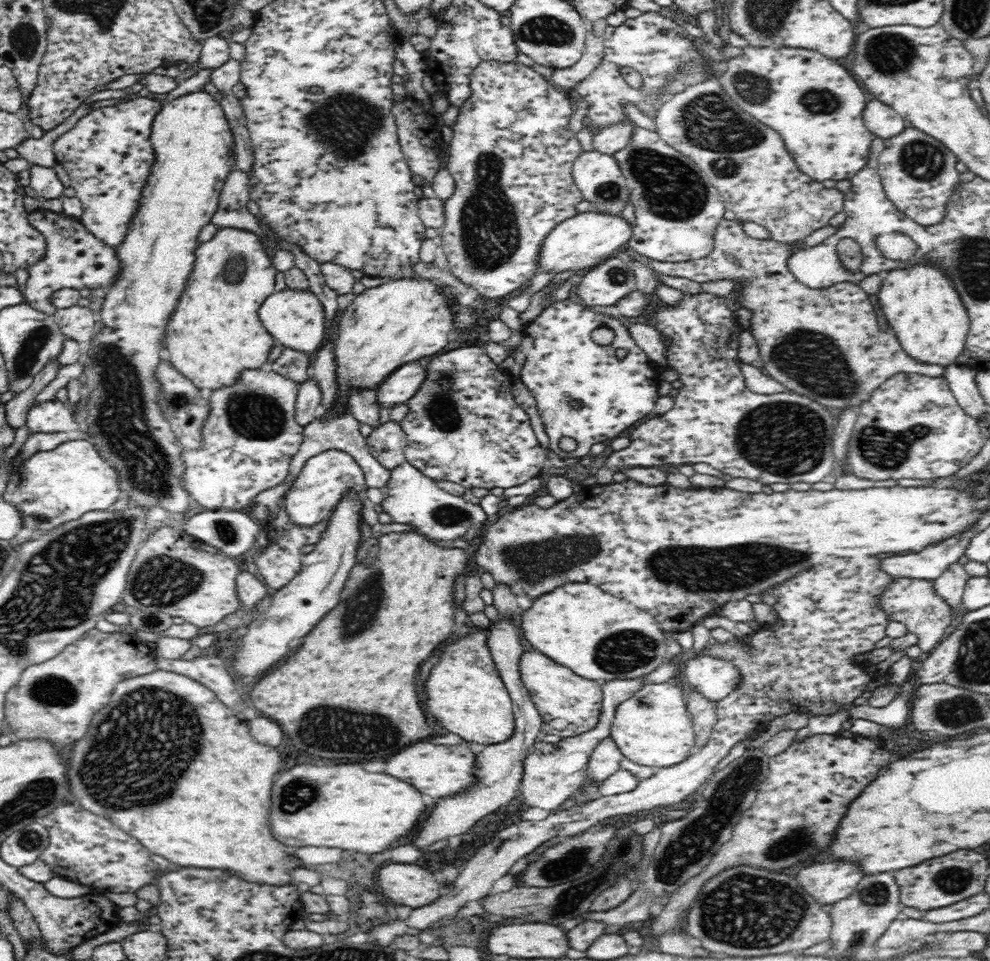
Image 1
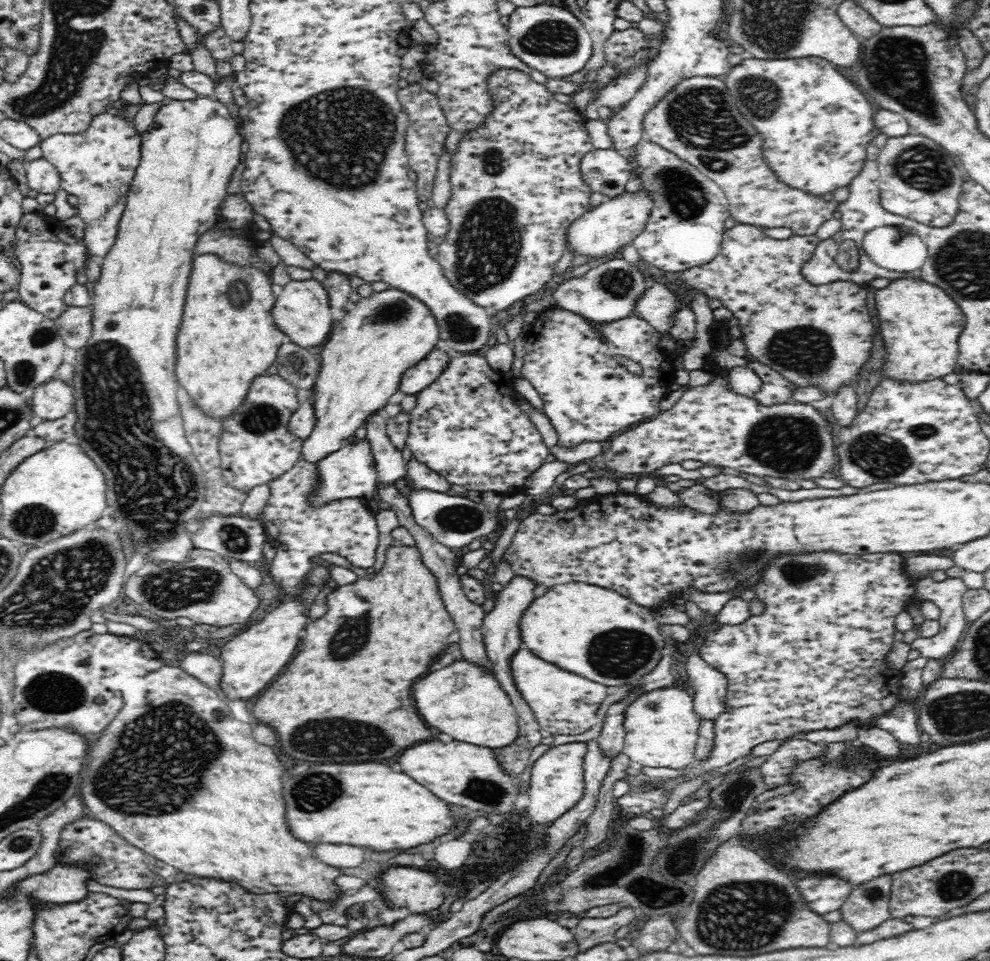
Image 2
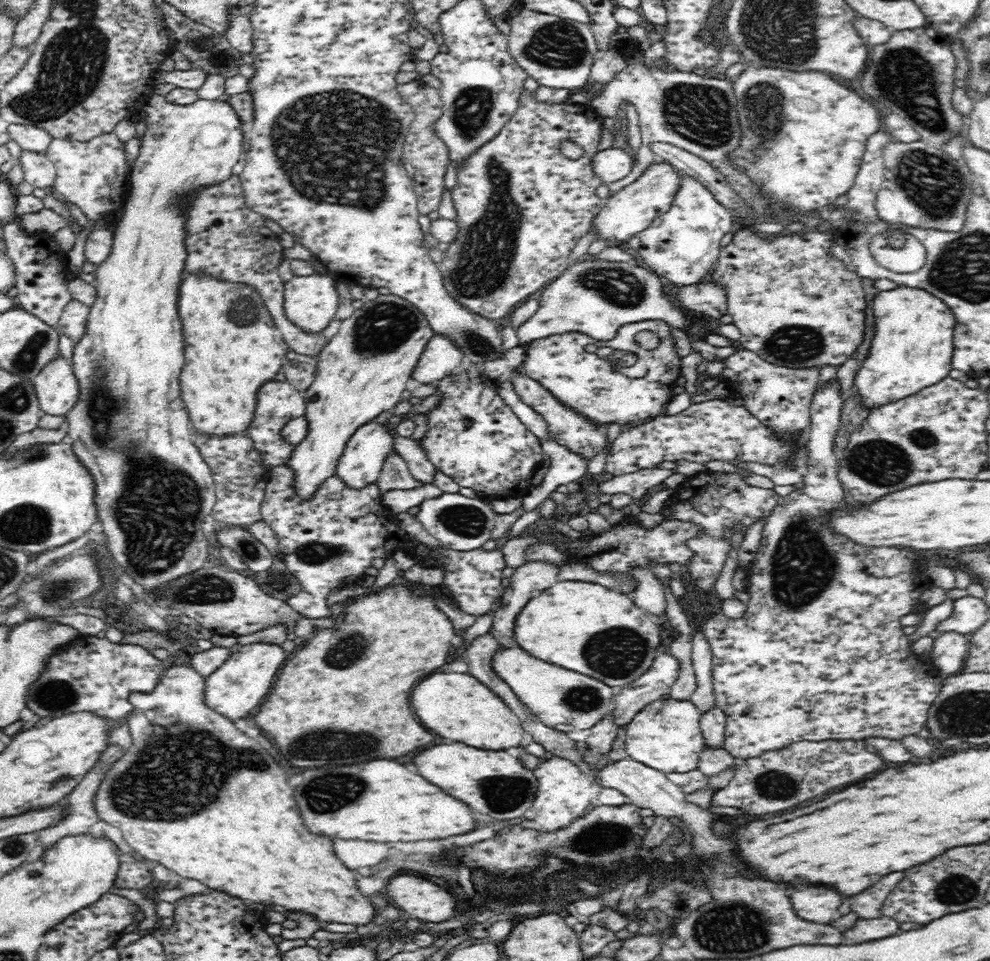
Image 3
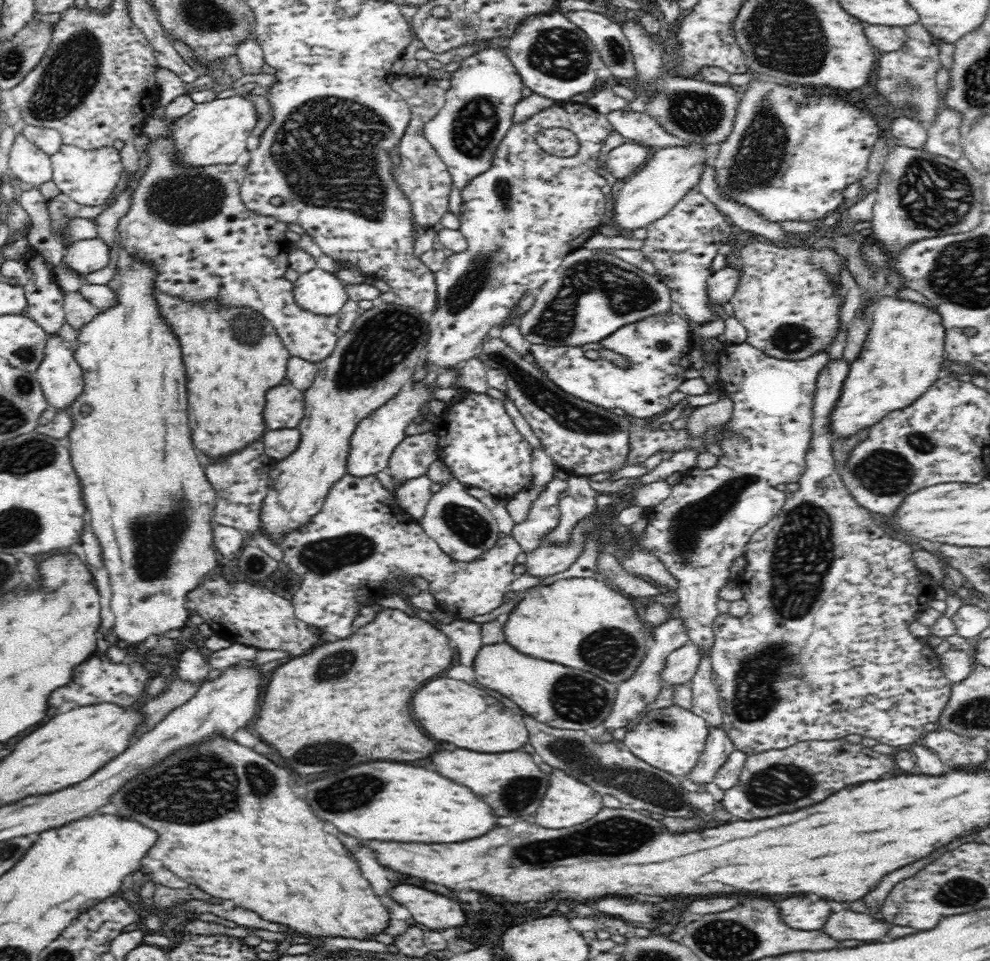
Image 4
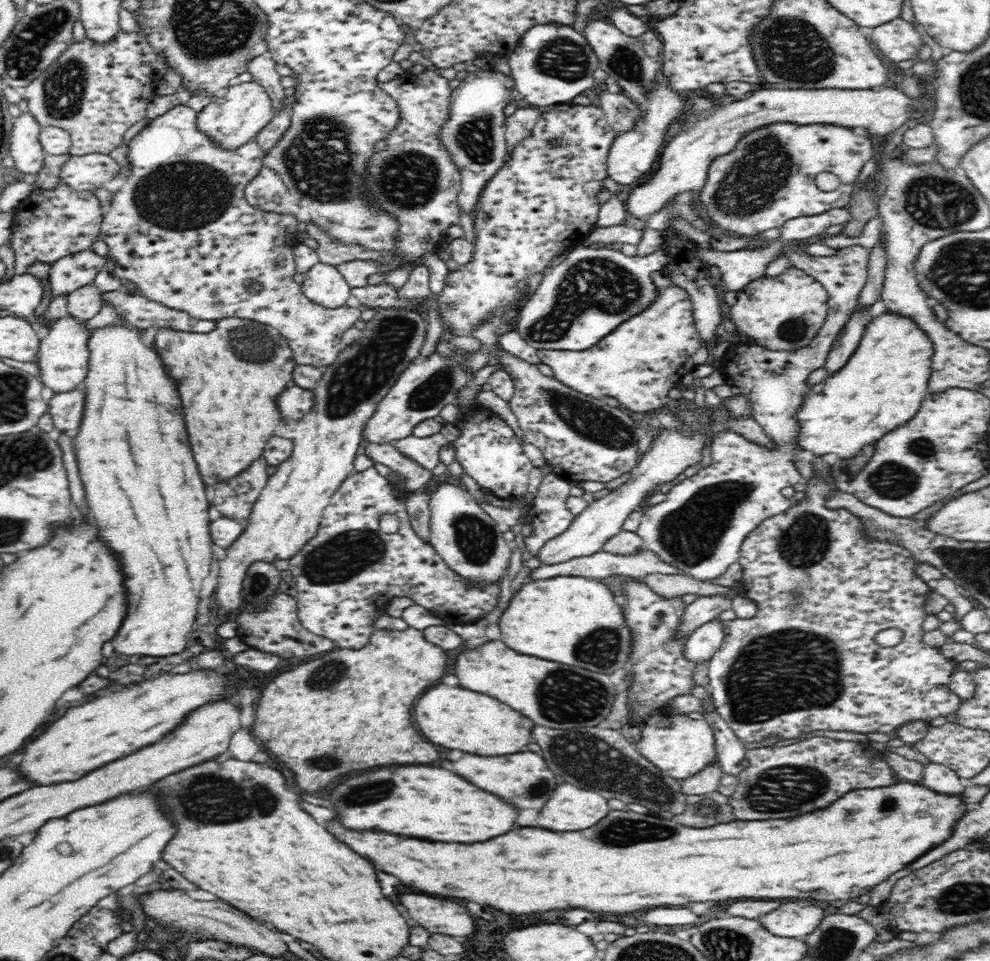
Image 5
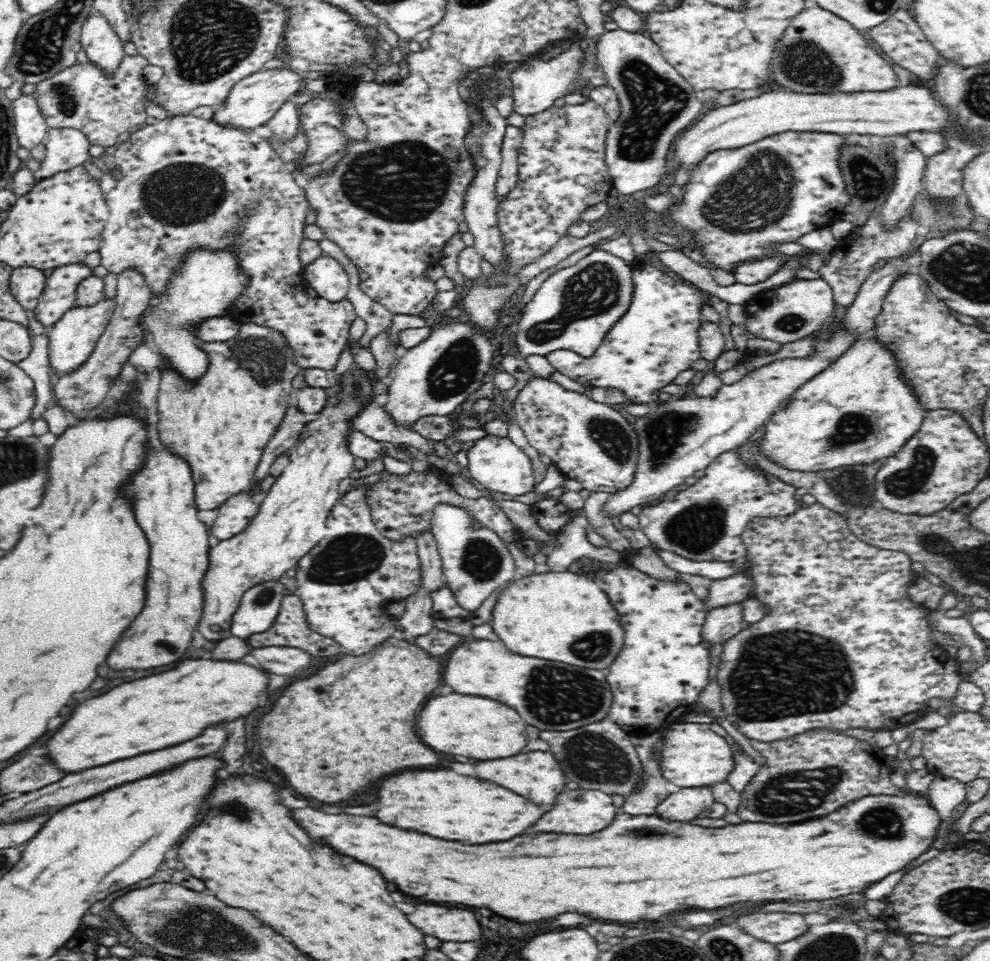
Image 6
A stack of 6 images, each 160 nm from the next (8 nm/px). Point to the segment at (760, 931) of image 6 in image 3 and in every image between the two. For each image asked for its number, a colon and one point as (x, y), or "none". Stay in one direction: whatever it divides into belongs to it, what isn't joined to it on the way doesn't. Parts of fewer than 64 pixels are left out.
3: (815, 904)
4: (802, 913)
5: (792, 919)

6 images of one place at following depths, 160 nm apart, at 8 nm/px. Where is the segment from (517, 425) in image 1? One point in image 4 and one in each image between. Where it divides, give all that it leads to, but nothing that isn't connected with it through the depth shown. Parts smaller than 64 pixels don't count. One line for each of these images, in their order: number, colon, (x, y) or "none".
2: (463, 427)
3: (472, 436)
4: (478, 441)

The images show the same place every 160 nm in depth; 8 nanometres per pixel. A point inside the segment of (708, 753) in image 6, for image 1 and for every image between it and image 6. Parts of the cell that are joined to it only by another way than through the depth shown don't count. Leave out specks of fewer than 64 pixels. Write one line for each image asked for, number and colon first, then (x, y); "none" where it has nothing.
1: (653, 728)
2: (662, 728)
3: (665, 735)
4: (672, 739)
5: (681, 746)

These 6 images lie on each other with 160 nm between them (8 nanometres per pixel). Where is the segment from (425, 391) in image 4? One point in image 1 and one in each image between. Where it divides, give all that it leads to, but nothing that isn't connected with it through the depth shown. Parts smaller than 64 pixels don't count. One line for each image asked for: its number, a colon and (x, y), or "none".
1: (326, 477)
2: (349, 472)
3: (360, 465)

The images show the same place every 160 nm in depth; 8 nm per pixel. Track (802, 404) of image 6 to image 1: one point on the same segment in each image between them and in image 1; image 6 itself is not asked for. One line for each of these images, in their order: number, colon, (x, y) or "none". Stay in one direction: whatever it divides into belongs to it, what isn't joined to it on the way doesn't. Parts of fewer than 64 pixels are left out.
1: (919, 301)
2: (921, 324)
3: (912, 348)
4: (903, 355)
5: (882, 385)

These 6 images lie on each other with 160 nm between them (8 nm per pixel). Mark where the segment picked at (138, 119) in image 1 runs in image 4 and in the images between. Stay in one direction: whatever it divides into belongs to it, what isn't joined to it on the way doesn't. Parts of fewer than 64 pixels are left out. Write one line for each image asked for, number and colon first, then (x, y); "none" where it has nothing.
2: (97, 165)
3: (94, 175)
4: (88, 177)

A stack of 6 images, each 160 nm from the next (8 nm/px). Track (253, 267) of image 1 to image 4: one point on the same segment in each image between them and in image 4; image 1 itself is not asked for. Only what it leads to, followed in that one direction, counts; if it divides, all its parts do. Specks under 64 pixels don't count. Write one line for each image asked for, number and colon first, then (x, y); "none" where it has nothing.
2: (227, 338)
3: (232, 347)
4: (232, 355)

